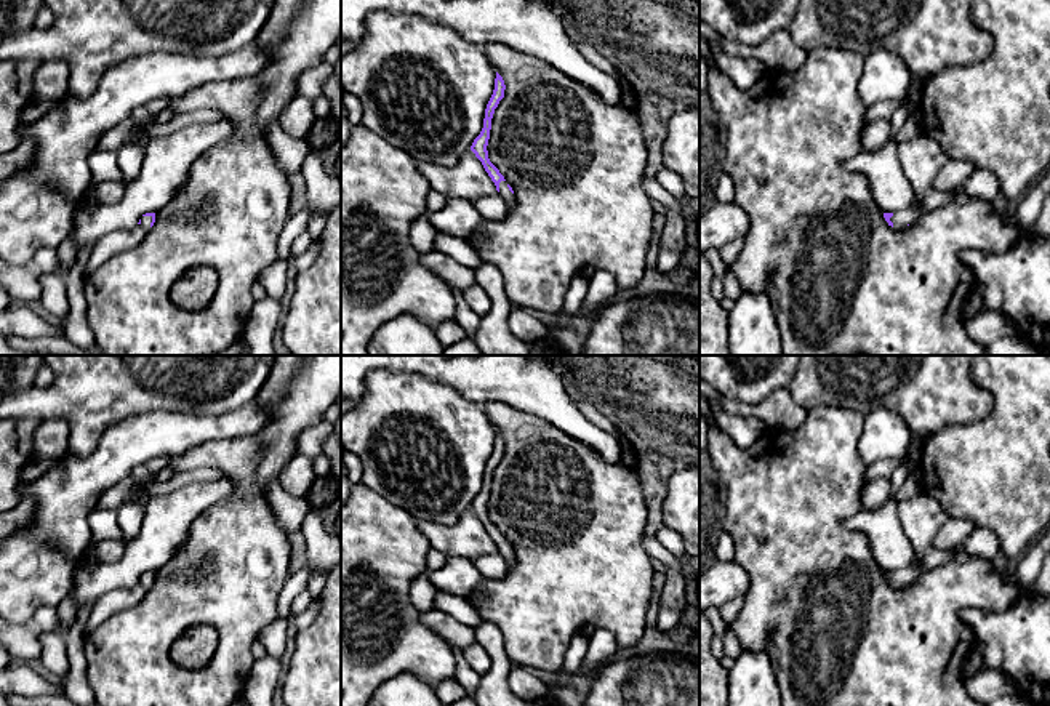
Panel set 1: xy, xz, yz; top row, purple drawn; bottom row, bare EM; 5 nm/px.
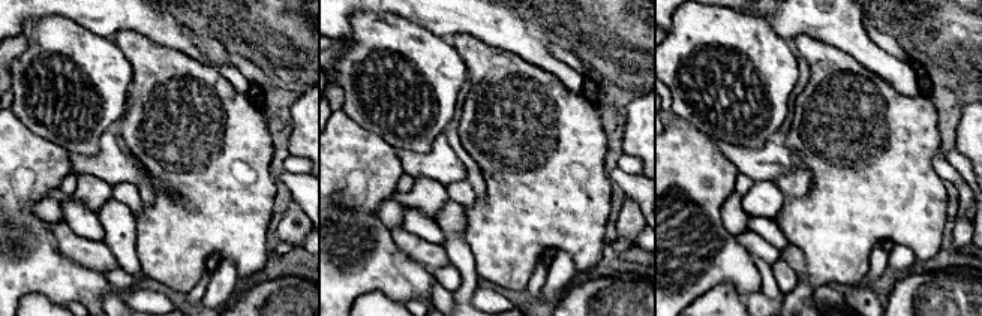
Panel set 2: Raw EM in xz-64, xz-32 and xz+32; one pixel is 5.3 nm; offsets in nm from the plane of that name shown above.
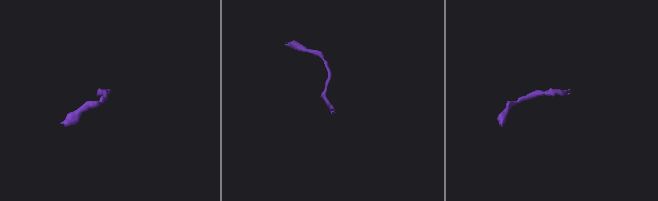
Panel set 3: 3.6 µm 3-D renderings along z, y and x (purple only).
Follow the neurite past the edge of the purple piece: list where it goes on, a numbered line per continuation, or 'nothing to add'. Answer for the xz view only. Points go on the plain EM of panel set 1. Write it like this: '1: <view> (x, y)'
1: xz (504, 549)

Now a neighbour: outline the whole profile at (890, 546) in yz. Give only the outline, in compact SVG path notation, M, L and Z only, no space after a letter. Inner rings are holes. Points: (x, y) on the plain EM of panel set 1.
M890 496L879 509L858 511L844 520L847 530L860 532L868 538L871 552L884 572L903 570L914 562L898 506L900 503Z

